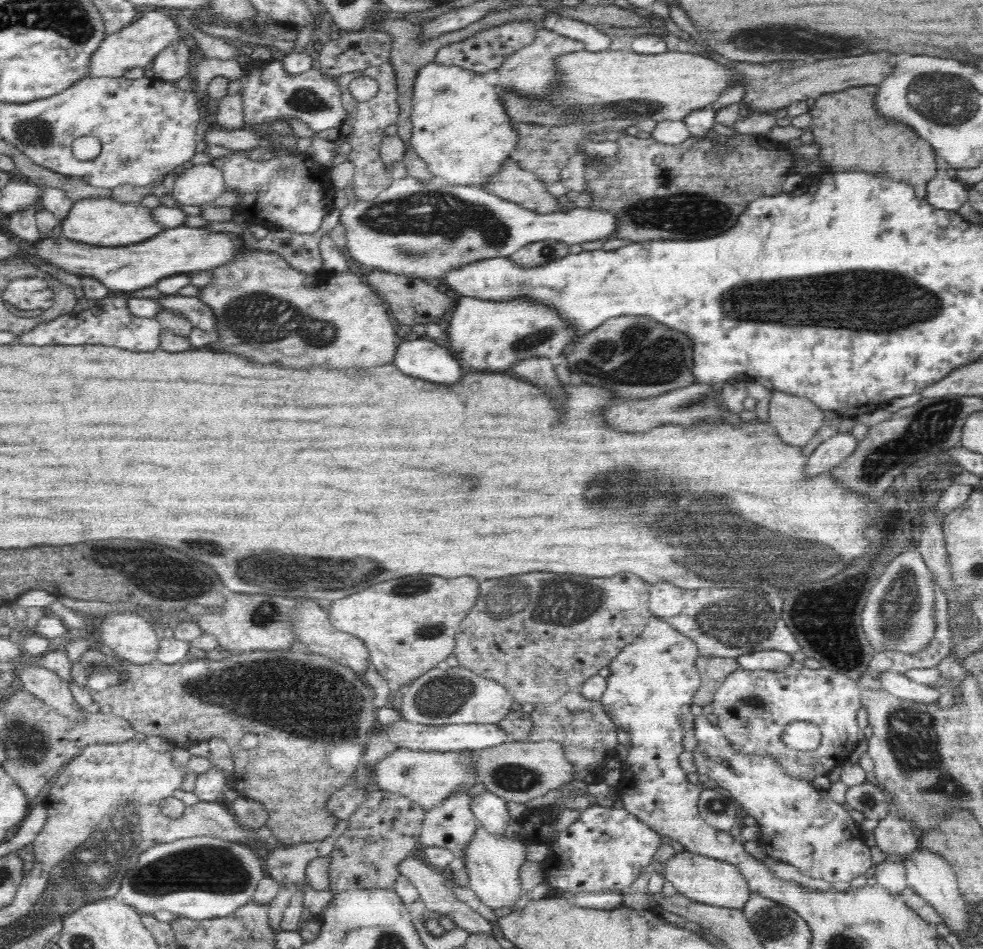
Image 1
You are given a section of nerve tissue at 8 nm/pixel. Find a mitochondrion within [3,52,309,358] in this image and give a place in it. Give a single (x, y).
(32, 131)

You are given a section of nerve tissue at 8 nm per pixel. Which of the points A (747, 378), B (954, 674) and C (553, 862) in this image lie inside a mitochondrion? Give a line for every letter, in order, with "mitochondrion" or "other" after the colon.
A: other
B: other
C: other

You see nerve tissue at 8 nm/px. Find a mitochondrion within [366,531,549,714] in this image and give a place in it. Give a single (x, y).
(412, 587)

